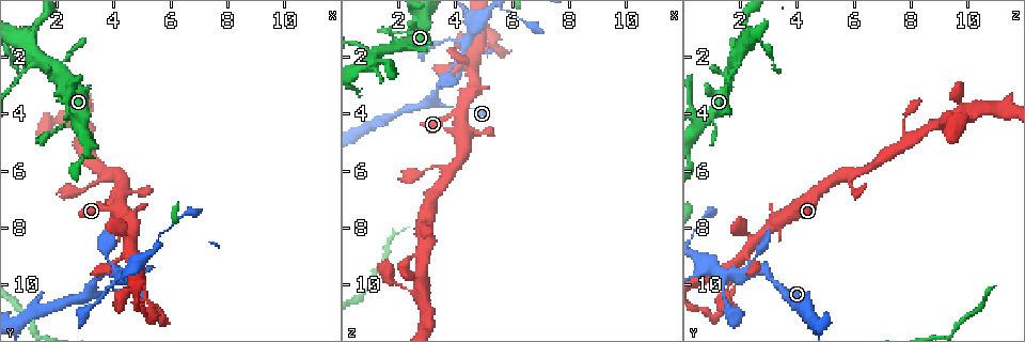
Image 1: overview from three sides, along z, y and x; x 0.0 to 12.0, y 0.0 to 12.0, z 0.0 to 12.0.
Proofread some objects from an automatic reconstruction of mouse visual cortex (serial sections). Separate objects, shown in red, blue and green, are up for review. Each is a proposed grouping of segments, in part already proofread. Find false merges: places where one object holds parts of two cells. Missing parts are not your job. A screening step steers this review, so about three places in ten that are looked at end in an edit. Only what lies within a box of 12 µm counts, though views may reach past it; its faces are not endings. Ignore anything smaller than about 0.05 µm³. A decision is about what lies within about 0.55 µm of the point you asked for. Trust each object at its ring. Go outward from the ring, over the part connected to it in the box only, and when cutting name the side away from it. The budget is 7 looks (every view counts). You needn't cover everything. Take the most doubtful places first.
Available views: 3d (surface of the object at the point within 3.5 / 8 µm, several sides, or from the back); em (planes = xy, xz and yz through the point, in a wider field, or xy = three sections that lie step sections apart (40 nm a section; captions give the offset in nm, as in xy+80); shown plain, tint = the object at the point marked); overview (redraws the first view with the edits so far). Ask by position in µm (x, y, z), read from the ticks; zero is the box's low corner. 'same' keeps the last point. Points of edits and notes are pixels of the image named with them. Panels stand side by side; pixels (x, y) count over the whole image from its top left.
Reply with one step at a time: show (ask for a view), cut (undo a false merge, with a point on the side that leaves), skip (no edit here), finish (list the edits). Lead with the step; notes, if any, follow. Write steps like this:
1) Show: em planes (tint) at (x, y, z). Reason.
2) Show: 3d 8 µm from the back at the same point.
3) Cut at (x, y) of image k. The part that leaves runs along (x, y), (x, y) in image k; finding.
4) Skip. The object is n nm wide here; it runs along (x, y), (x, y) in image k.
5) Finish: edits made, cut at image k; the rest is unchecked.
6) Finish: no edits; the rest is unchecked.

Show: 3d 3.5 µm at (3.4, 10.3, 3.5). Three-way junction.

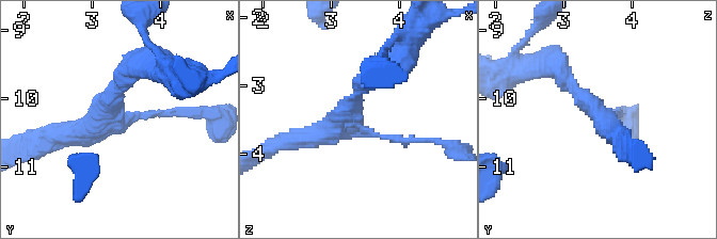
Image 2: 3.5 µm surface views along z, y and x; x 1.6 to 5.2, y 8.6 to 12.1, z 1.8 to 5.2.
Show: em xy step 5 (tint) at (3.40, 10.30, 3.55). 3 arms meet here; the arms are 100, 200, 300 nm wide; need the tissue.

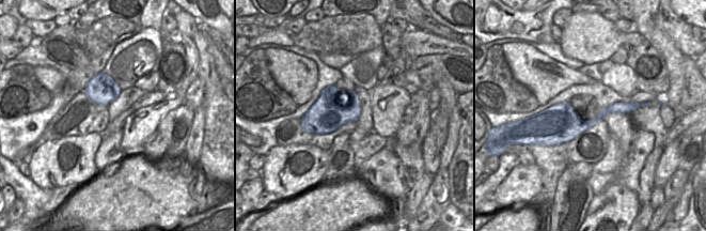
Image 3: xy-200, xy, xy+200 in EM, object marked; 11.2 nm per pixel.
Show: em xy step 3 (tint) at the same point.

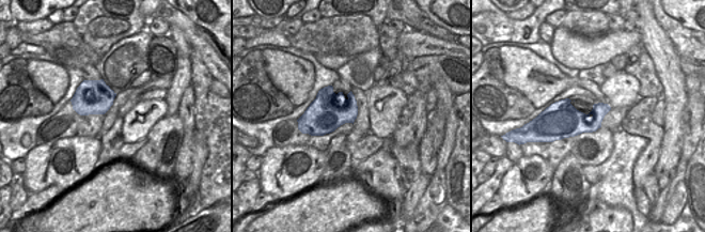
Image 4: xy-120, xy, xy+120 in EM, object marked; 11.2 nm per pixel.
Skip. It runs along (619, 112), (603, 118), (559, 69) in image 2; continuous, no second cell.

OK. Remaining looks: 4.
Show: 3d 8 µm at (5.5, 10.7, 1.6). Sharp bend.

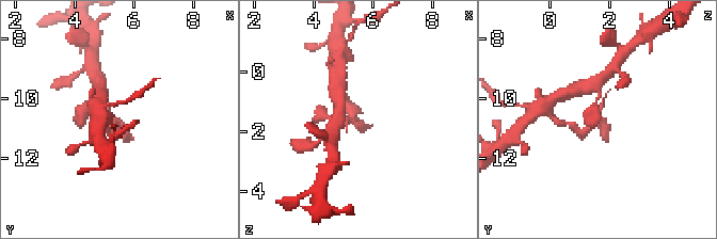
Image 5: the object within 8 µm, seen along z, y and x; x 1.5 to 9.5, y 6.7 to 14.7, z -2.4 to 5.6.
Show: 3d 3.5 µm at (5.5, 10.8, 1.6).

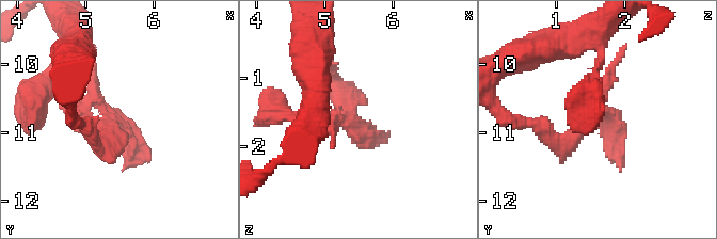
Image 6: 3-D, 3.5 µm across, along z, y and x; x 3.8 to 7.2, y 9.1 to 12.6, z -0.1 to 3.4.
Show: em xy step 3 (tint) at (5.50, 10.80, 1.60).

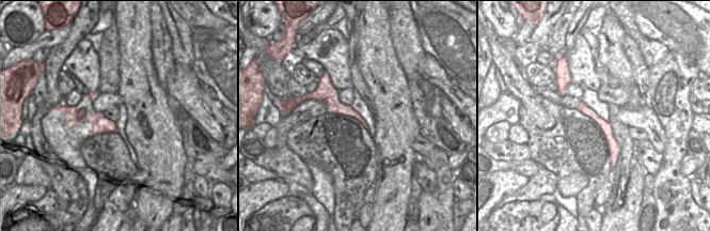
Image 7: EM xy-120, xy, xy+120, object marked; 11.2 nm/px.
Skip. Continuous, no second cell.

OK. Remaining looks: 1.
Finish: no edits; the rest is unchecked.

